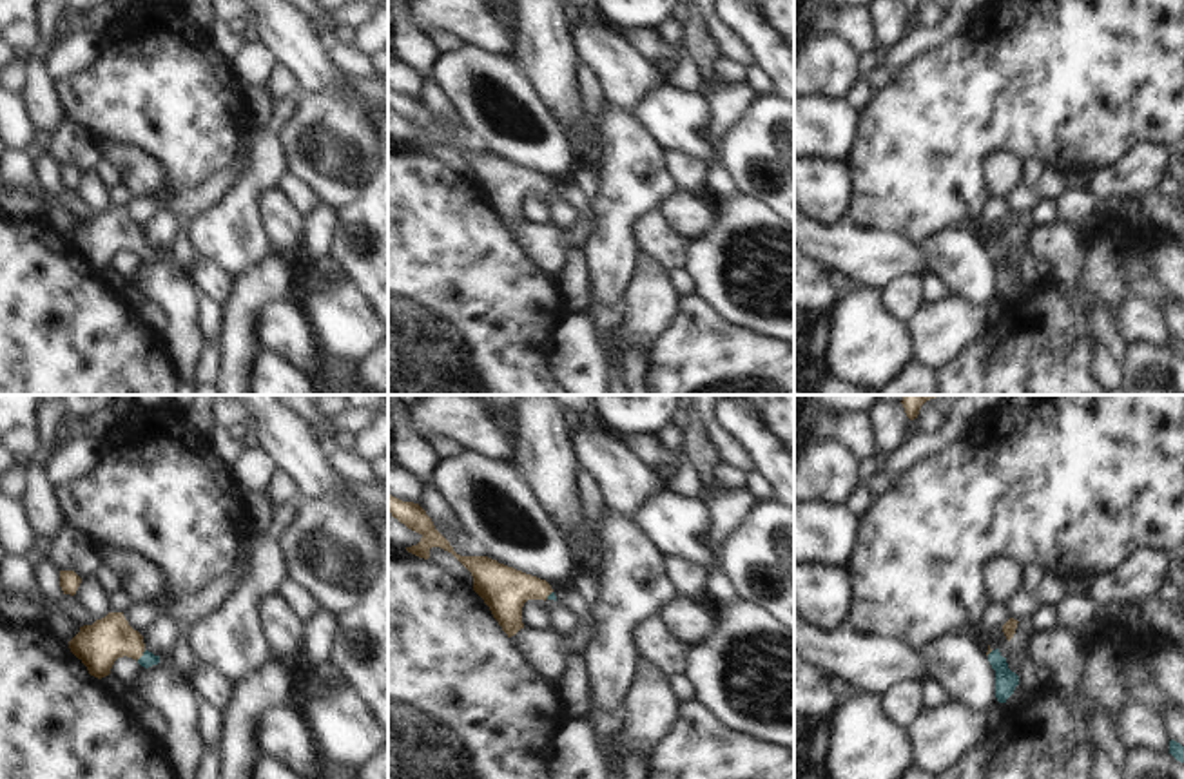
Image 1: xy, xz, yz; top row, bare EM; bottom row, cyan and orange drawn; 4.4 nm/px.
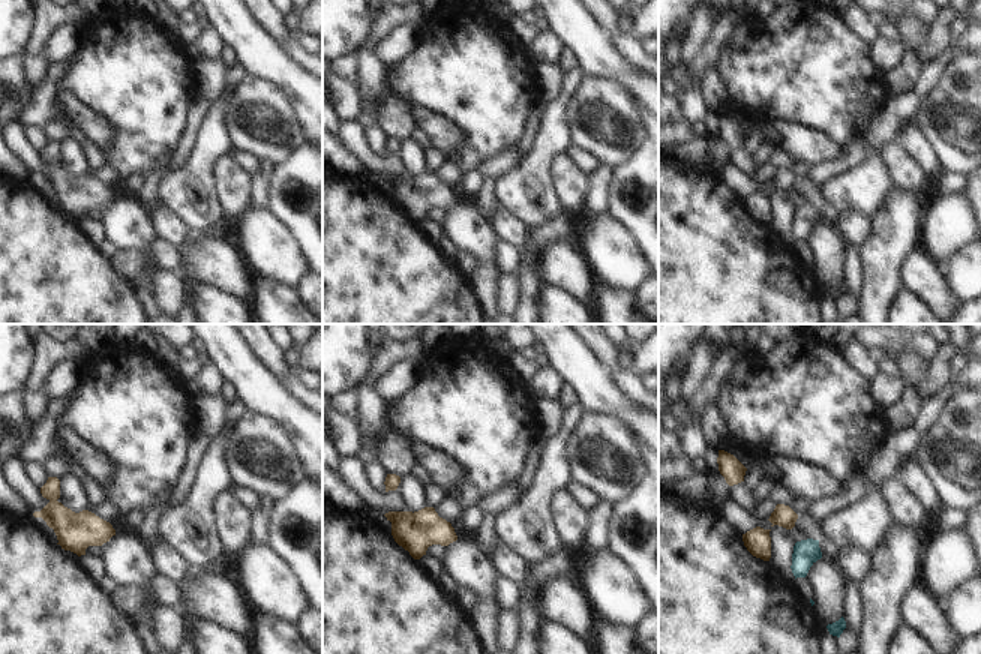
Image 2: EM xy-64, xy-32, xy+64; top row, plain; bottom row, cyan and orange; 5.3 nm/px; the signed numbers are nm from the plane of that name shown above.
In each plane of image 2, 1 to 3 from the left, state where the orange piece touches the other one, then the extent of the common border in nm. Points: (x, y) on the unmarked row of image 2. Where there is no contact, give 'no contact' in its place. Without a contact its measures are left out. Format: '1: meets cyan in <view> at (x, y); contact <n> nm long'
1: no contact
2: no contact
3: no contact

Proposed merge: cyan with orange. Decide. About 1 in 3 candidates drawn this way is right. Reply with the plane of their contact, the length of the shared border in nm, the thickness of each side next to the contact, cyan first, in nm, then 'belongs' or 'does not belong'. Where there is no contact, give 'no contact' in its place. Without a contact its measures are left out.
meets cyan in xy; contact 60 nm long; 70 nm thick on the cyan side, 200 nm on the other; belongs

